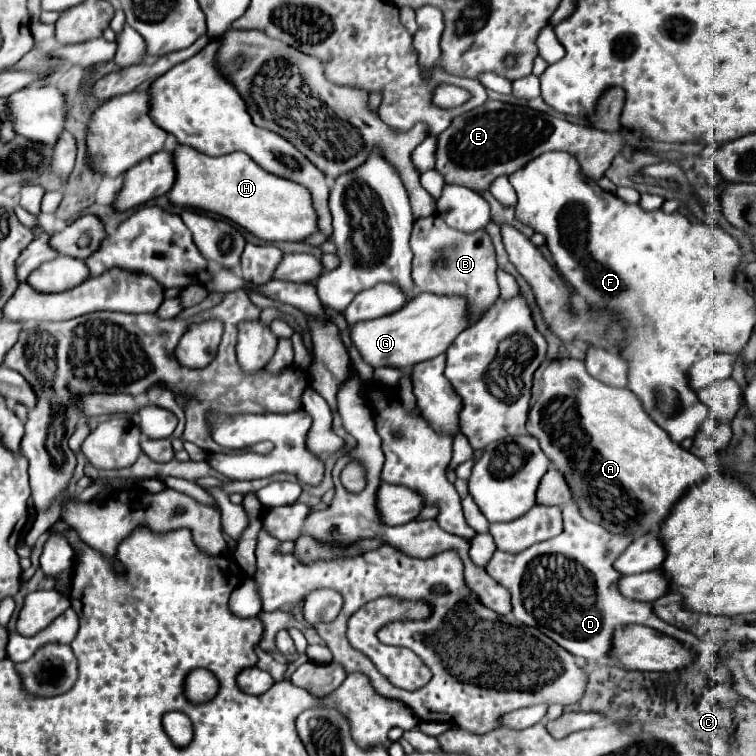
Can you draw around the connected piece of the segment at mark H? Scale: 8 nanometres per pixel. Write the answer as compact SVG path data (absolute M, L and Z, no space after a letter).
M182 144L174 152L176 182L170 192L172 204L218 214L266 242L302 242L318 232L318 214L308 188L262 170L248 154L232 152L214 158Z

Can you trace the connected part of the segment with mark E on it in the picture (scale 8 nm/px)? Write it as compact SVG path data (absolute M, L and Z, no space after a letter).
M488 100L484 106L454 118L450 128L438 136L436 170L444 176L446 182L456 182L470 190L482 192L498 176L512 174L516 168L522 168L538 154L564 150L580 162L586 176L600 180L612 158L626 146L628 144L620 138L618 132L602 132L568 122L564 118L536 112L528 106Z

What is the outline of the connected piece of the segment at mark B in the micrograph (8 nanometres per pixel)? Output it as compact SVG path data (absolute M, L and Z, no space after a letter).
M430 214L428 218L414 222L410 248L414 252L412 280L418 292L466 296L470 302L472 320L482 318L488 306L500 296L496 282L496 250L486 230L478 230L476 234L462 234L460 230L452 230L440 218L440 214Z

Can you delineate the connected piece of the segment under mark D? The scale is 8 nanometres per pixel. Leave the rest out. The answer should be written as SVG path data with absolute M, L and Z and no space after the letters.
M576 502L566 504L562 516L564 532L556 538L532 544L520 554L506 554L496 550L486 564L486 572L510 590L514 618L526 626L538 628L556 644L564 646L564 650L586 660L610 658L614 632L628 624L642 624L660 630L662 634L688 642L696 652L700 652L702 640L662 622L652 610L654 604L630 602L620 594L618 582L622 574L614 568L614 560L626 550L626 546L632 542L632 536L608 534L604 526L588 522L580 514Z

